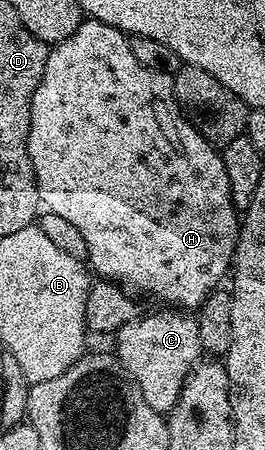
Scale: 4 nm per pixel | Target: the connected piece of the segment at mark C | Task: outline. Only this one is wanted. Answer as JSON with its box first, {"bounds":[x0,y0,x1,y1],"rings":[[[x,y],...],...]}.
{"bounds":[116,307,203,415],"rings":[[[166,307],[161,311],[163,313],[147,312],[118,330],[116,356],[122,369],[138,386],[140,395],[144,395],[144,403],[166,415],[178,401],[184,379],[203,356],[203,351],[200,347],[198,322],[189,312],[174,307]]]}

